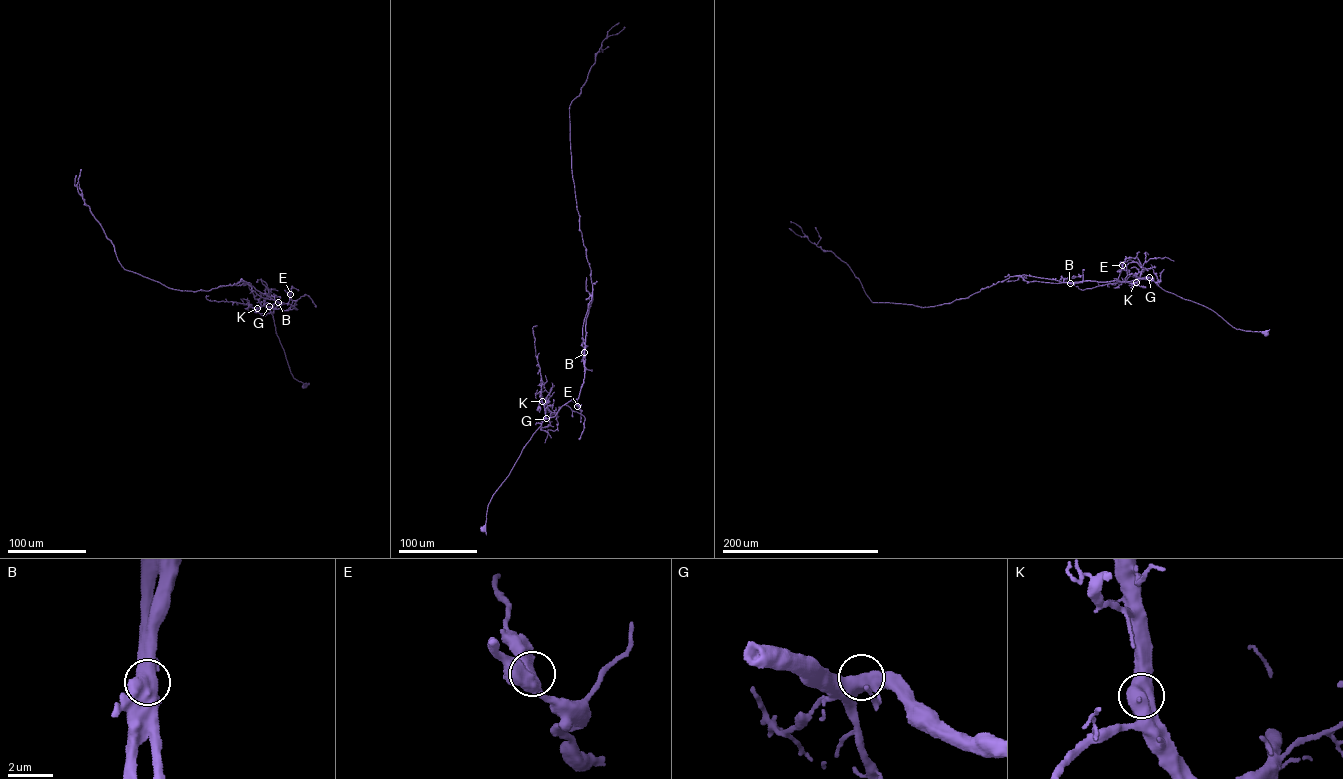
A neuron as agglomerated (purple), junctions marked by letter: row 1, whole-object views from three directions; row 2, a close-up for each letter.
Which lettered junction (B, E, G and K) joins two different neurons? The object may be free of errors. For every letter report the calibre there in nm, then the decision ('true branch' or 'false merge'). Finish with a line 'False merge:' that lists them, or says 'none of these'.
B: 700 nm thick; false merge
E: 480 nm thick; true branch
G: 440 nm thick; true branch
K: 480 nm thick; true branch
False merge: B

